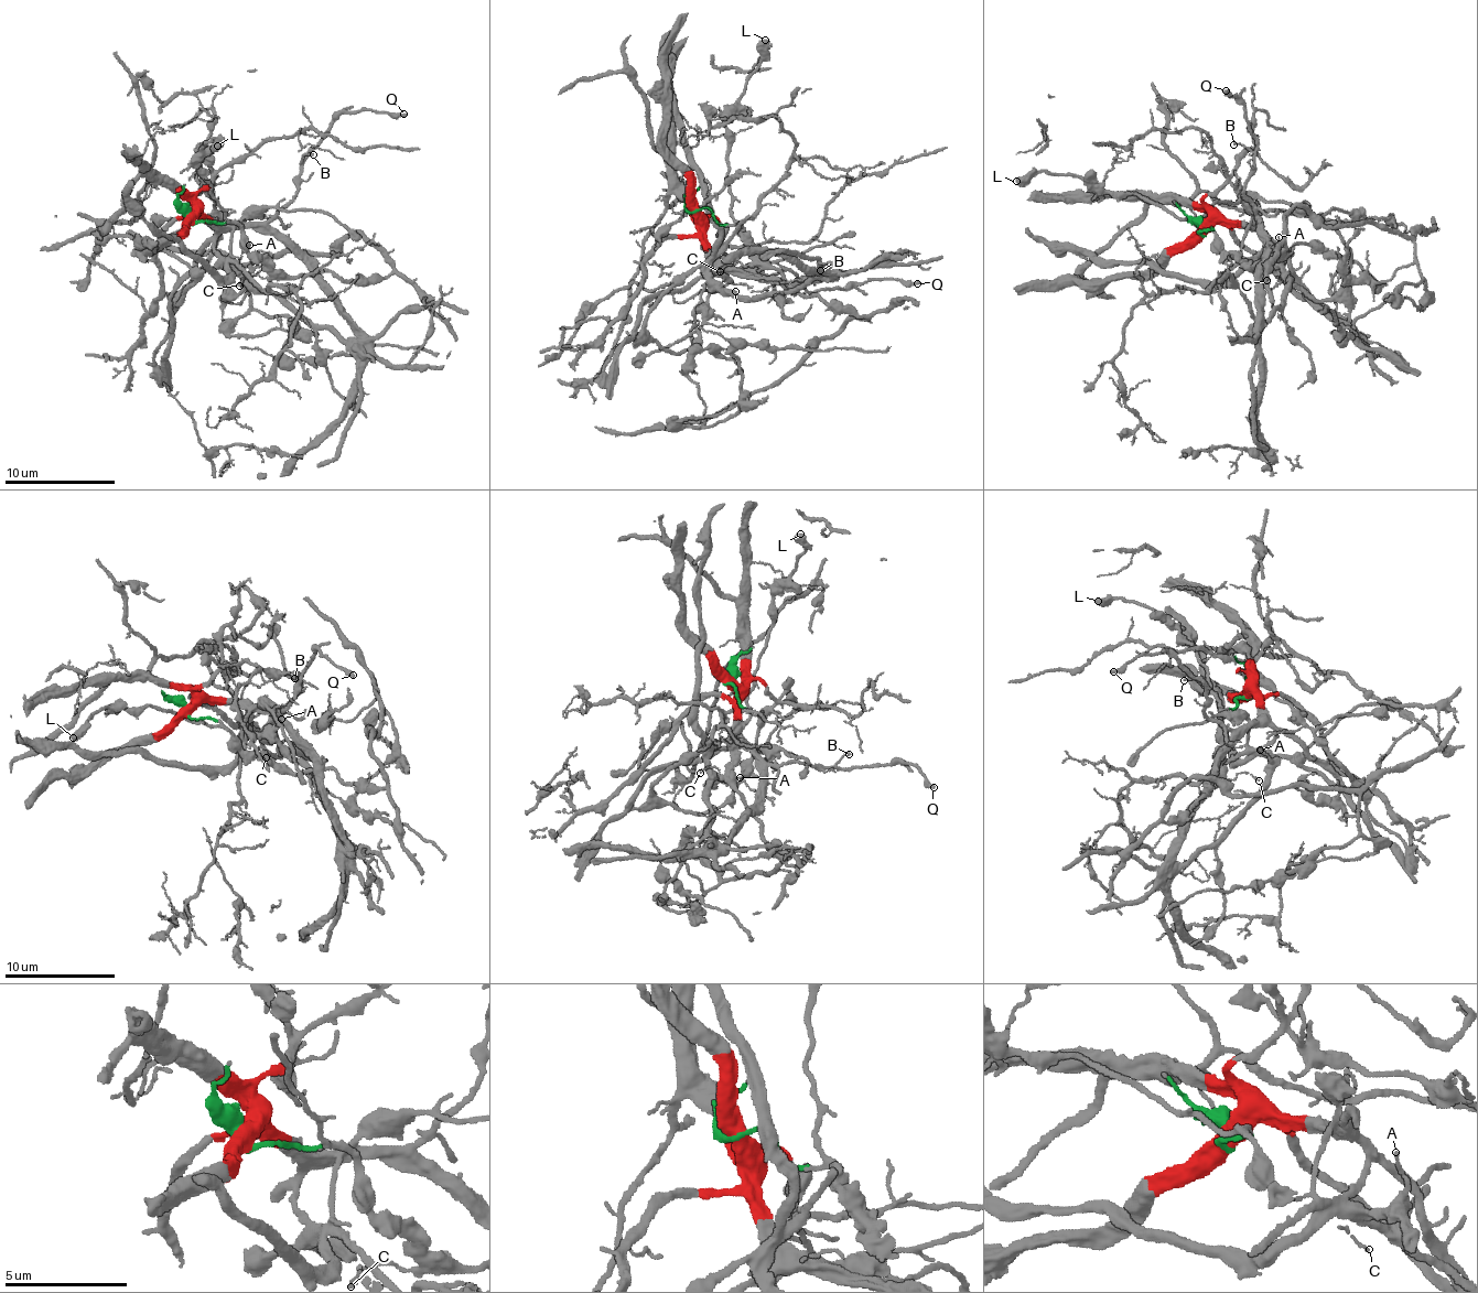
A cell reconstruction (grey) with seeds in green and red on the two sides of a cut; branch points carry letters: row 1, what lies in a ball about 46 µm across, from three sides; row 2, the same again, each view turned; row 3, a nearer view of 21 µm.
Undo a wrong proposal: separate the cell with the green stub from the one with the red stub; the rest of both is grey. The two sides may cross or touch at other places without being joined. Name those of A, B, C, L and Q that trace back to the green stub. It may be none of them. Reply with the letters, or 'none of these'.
C, L

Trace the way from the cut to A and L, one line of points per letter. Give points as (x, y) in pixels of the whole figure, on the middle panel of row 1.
A: (694, 211), (708, 268), (701, 270), (708, 266), (709, 281), (722, 293), (734, 292)
L: (694, 211), (704, 207), (721, 224), (732, 221), (724, 180), (726, 109), (742, 98), (765, 39)

